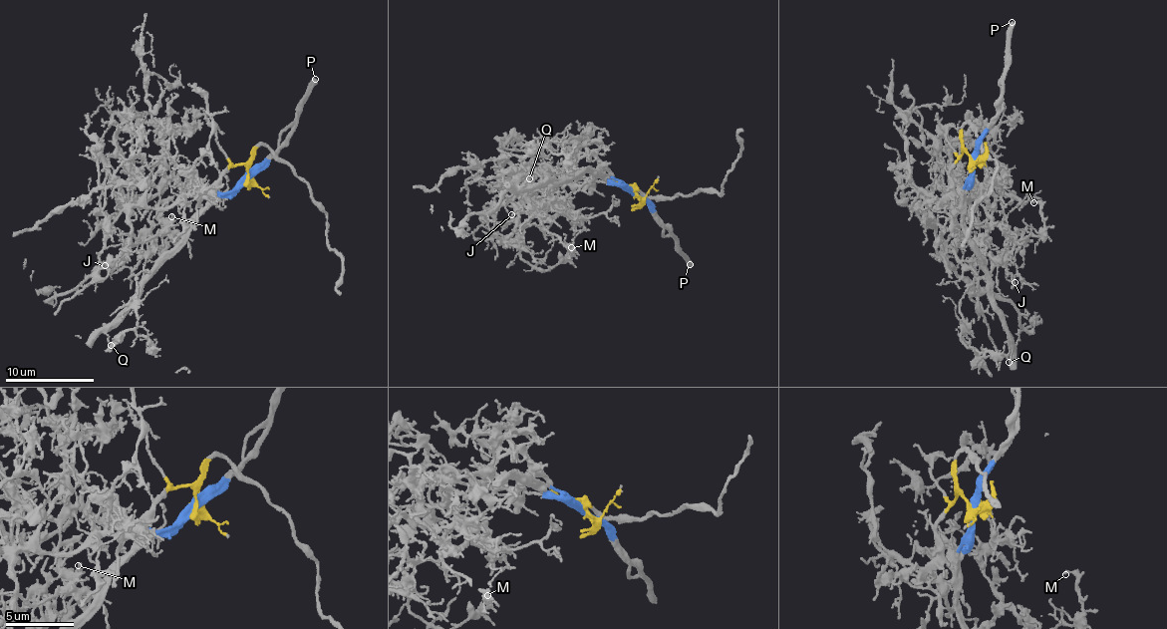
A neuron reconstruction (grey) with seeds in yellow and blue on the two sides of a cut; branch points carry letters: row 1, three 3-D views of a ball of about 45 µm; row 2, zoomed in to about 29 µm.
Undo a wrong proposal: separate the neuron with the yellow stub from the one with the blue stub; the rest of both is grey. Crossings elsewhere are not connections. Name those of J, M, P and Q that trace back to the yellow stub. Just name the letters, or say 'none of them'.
J, M

